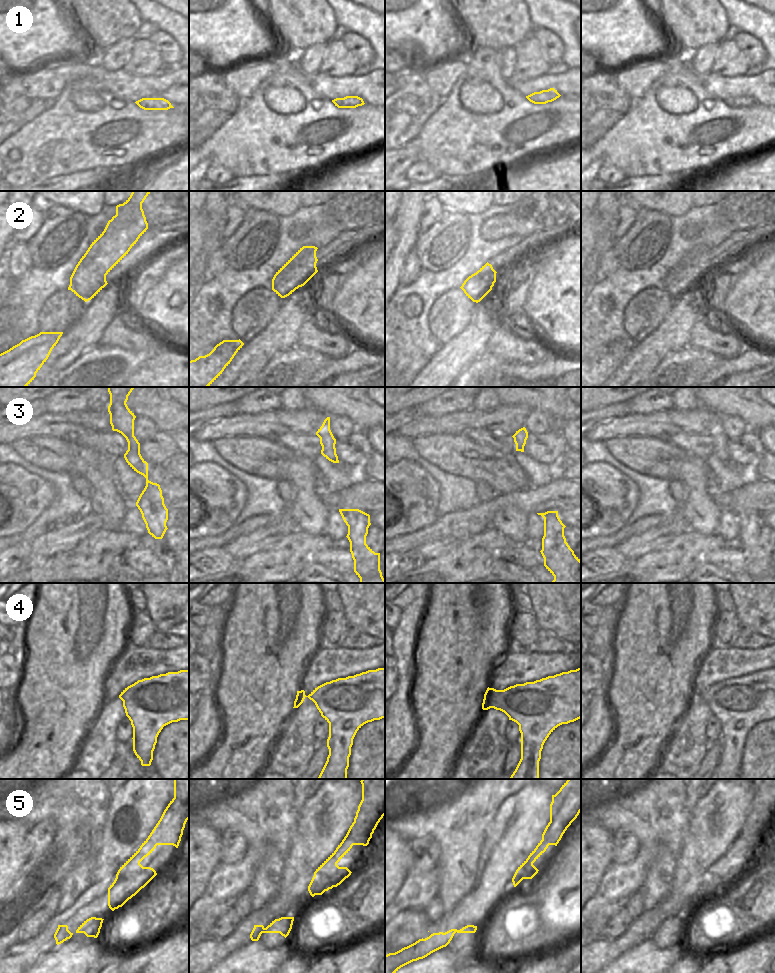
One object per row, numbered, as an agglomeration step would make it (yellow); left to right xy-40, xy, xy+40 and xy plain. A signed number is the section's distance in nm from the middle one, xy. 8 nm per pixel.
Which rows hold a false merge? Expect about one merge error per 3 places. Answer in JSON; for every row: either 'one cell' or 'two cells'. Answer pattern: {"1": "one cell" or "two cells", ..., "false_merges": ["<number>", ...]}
{"1": "one cell", "2": "two cells", "3": "one cell", "4": "one cell", "5": "one cell", "false_merges": ["2"]}

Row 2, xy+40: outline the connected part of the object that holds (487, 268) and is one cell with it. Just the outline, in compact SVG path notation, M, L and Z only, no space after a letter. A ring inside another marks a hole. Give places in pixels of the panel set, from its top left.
M488 262L482 266L477 272L477 276L485 276L487 274L496 274L497 272L493 269L492 265Z

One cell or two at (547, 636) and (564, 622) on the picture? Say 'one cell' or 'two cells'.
two cells

